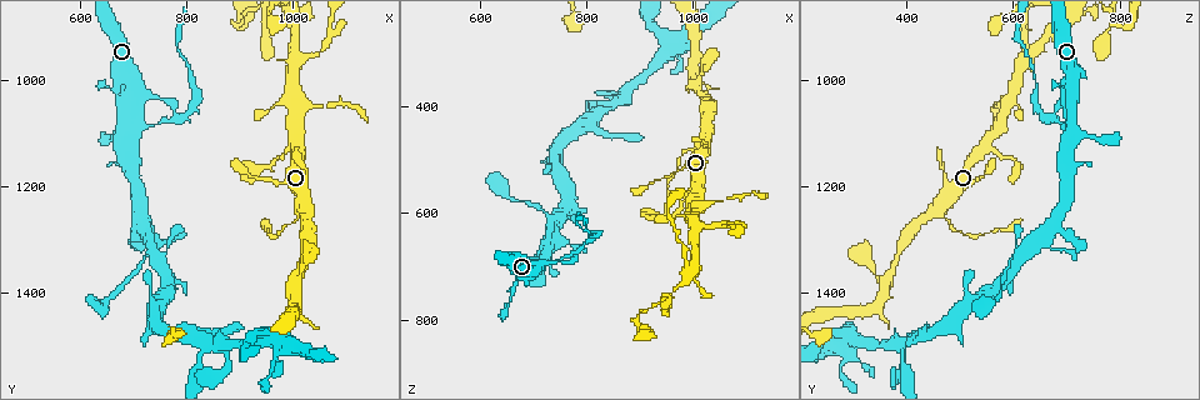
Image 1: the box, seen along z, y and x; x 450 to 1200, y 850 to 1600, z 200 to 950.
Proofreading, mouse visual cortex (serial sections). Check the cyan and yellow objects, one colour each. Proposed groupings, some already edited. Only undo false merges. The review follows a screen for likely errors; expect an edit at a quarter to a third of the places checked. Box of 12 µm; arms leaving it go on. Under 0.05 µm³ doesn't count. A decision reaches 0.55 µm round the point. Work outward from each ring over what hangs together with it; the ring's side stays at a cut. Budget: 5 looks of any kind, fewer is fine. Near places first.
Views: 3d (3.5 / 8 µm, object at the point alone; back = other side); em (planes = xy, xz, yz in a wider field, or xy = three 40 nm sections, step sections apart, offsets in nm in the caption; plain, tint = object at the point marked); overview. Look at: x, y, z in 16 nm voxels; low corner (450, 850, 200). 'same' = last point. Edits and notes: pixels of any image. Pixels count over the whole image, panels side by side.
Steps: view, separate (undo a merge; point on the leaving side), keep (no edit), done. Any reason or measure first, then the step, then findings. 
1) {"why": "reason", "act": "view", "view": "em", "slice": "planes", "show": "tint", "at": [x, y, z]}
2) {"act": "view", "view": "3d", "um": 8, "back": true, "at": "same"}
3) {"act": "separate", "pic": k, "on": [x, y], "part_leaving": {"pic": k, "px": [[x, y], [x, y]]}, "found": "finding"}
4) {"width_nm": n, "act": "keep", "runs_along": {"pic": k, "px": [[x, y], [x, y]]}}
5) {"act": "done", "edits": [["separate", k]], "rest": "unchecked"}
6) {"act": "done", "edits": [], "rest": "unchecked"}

{"why": "abrupt turn", "act": "view", "view": "3d", "um": 8, "back": true, "at": [780, 1070, 675]}

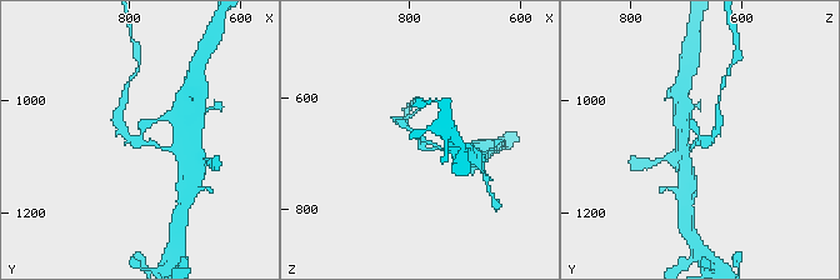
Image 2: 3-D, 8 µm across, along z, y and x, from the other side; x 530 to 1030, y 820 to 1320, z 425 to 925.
{"arm_widths_nm": [100, 200], "why": "now the EM", "act": "view", "view": "em", "slice": "xy", "step": 2, "show": "tint", "at": [785, 1065, 675]}

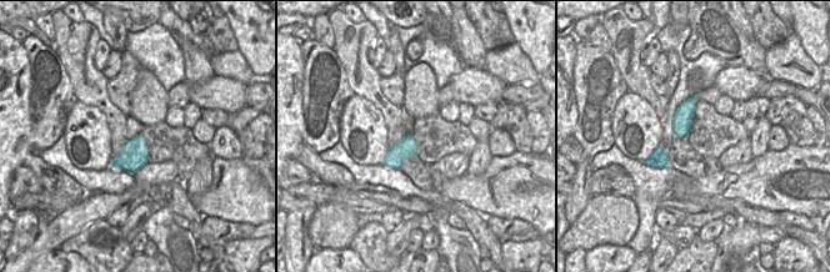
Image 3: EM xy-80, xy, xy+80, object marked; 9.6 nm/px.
{"act": "separate", "pic": 2, "on": [124, 131], "part_leaving": {"pic": 2, "px": [[139, 136], [125, 135], [120, 105]]}, "found": "two cells meet here"}

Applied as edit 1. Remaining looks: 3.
{"why": "redraw", "act": "view", "view": "overview"}

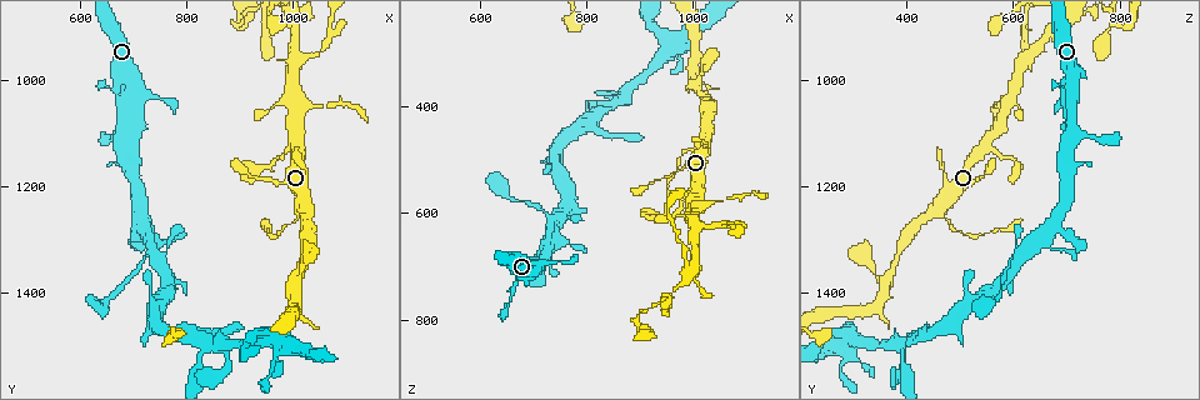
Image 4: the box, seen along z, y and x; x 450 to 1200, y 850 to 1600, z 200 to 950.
{"why": "abrupt turn", "act": "view", "view": "3d", "um": 3.5, "at": [1020, 1240, 460]}

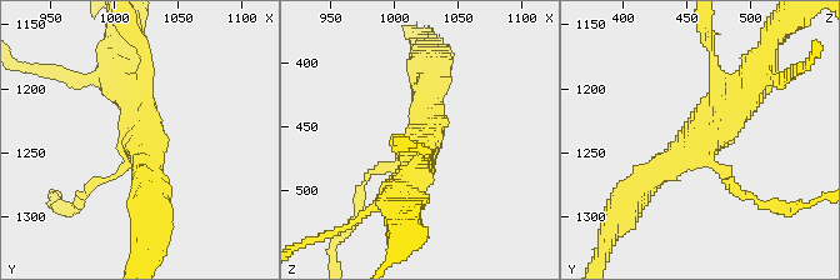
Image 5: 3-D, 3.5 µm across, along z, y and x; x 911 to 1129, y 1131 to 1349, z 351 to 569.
{"arms": 3, "arm_widths_nm": [100, 350, 400], "why": "shape alone is not enough", "act": "view", "view": "em", "slice": "xy", "step": 2, "show": "tint", "at": [1020, 1242, 462]}

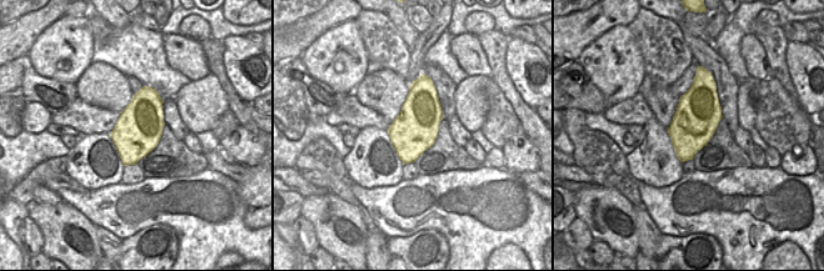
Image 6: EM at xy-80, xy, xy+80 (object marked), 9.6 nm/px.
{"act": "keep", "found": "all the same cell"}

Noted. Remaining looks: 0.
{"act": "done", "edits": [["separate", 2]], "rest": "unchecked"}

